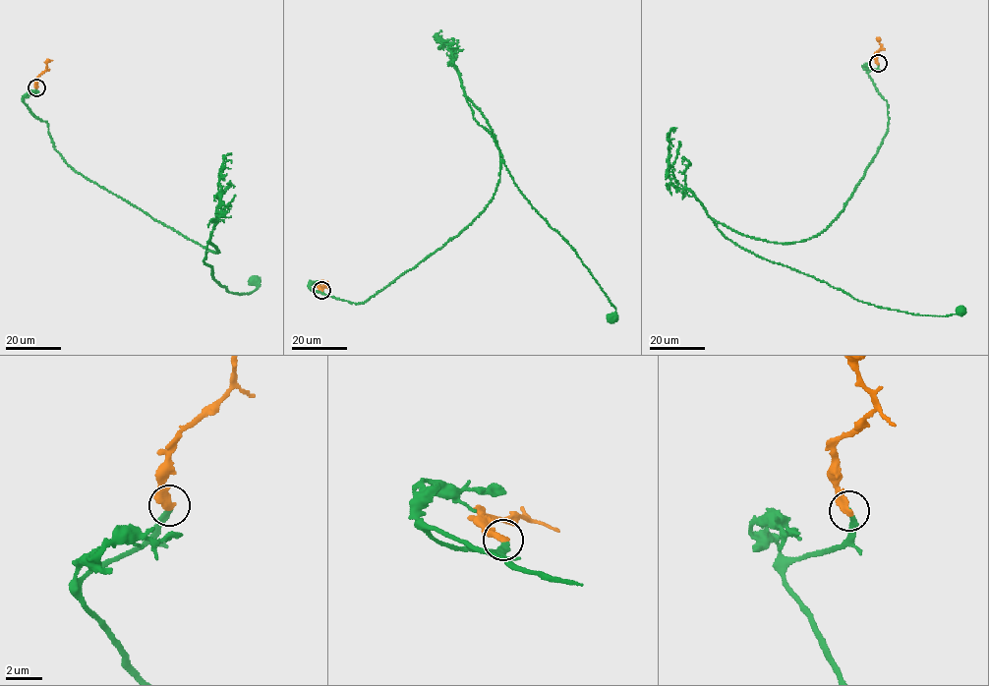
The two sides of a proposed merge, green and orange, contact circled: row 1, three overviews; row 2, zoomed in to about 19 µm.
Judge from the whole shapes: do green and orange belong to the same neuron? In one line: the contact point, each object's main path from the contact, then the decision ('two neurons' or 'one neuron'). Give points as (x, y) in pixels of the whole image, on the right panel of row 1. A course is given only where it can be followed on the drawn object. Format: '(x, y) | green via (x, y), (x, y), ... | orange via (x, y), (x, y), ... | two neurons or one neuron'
(878, 63) | green via (877, 63), (868, 75), (888, 127), (825, 229), (779, 244), (713, 220), (750, 252), (853, 299), (961, 312) | orange via (877, 63), (876, 52), (882, 47), (879, 40) | one neuron

